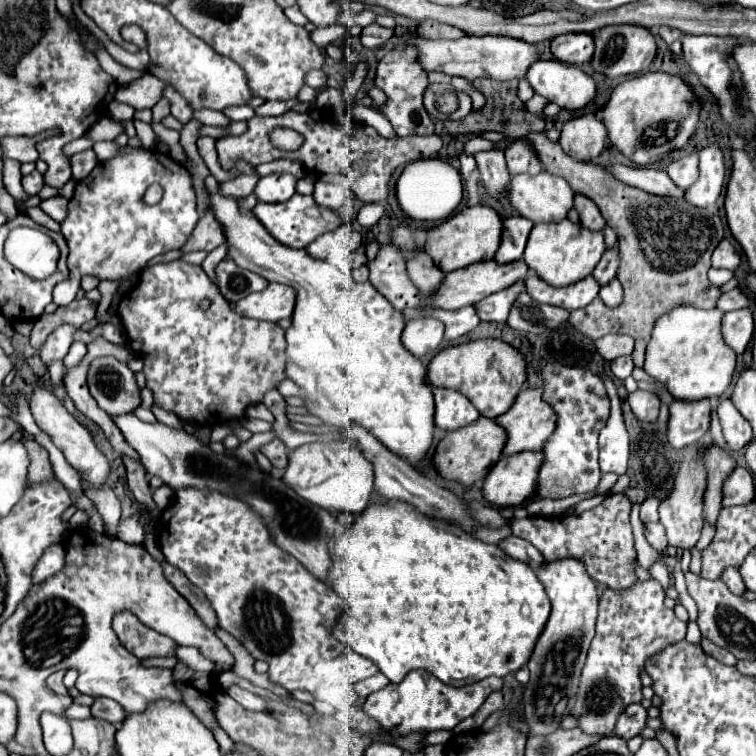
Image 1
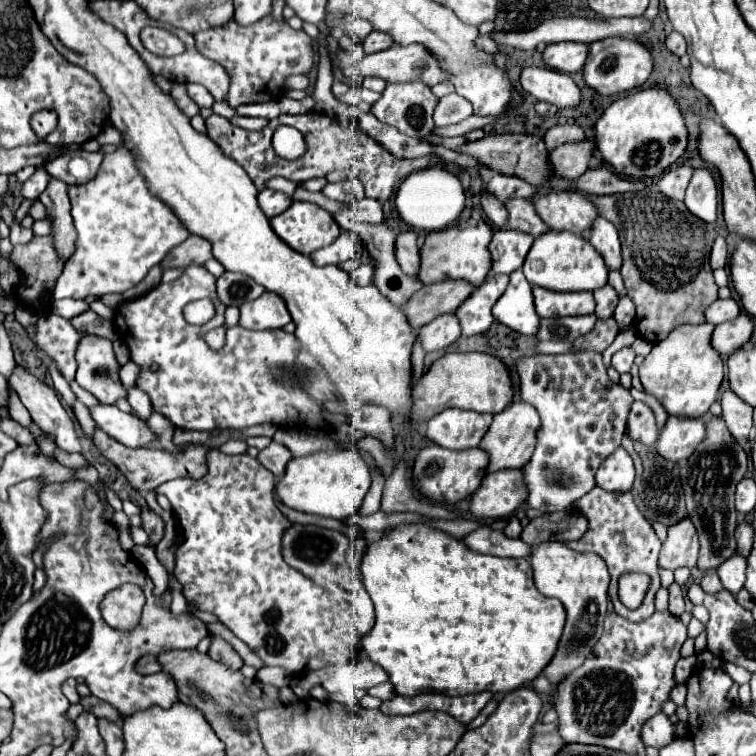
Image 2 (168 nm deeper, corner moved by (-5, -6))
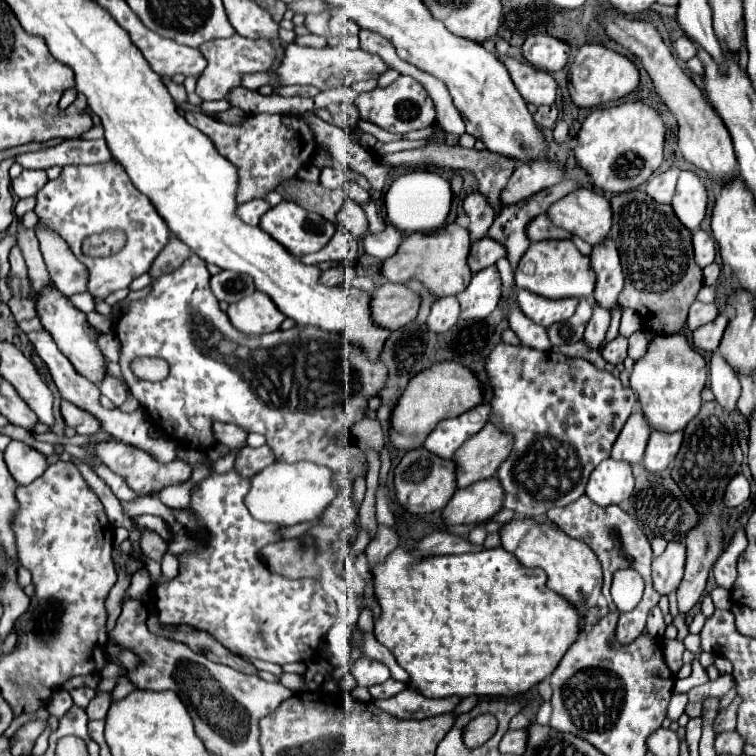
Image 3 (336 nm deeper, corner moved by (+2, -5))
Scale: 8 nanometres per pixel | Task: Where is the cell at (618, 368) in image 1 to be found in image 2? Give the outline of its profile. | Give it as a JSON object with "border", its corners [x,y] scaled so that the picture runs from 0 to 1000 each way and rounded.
{"border":[[[824,459],[821,464],[816,464],[813,470],[811,470],[811,488],[819,493],[819,496],[824,496],[824,493],[832,493],[835,491],[835,485],[837,485],[837,475],[840,475],[840,467],[837,467],[837,462],[835,459]]]}

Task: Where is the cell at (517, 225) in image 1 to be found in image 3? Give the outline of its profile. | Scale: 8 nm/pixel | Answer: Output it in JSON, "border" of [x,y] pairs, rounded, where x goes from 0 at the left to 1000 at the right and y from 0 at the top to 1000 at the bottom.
{"border":[[[643,312],[643,315],[638,315],[622,325],[619,352],[624,360],[635,360],[635,357],[656,349],[656,344],[667,341],[667,339],[669,339],[667,325],[661,325],[659,320],[653,320],[651,315]]]}

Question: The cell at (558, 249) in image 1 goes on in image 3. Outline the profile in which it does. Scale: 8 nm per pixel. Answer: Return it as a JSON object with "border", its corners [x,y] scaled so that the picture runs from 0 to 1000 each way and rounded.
{"border":[[[757,317],[704,320],[680,360],[680,373],[685,381],[728,397],[780,394],[786,386],[786,370],[780,341],[767,336]]]}

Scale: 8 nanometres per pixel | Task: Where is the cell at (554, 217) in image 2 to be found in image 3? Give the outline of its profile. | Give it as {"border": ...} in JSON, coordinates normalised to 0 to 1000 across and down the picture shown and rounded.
{"border":[[[765,249],[733,267],[725,278],[725,288],[735,299],[767,312],[780,325],[796,323],[810,302],[807,265],[775,249]]]}

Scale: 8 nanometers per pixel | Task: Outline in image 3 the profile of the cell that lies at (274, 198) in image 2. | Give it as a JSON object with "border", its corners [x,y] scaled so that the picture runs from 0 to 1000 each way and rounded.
{"border":[[[339,262],[339,265],[331,265],[331,267],[325,267],[325,270],[320,270],[320,272],[315,272],[315,278],[312,278],[312,286],[323,294],[323,296],[331,296],[331,299],[341,299],[341,291],[344,291],[344,286],[354,278],[357,272],[347,265],[347,262]]]}

